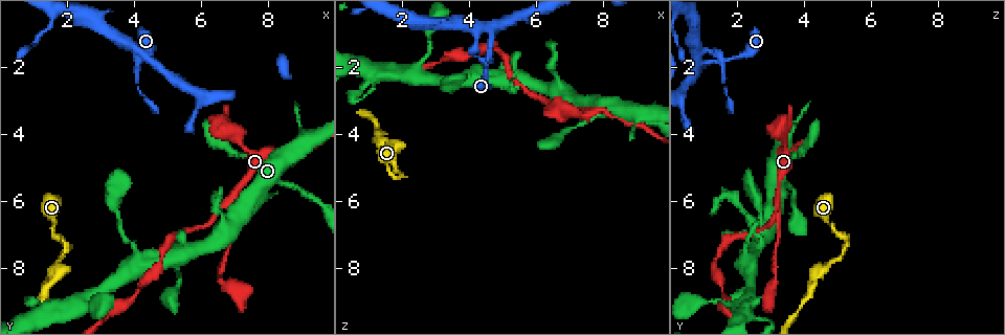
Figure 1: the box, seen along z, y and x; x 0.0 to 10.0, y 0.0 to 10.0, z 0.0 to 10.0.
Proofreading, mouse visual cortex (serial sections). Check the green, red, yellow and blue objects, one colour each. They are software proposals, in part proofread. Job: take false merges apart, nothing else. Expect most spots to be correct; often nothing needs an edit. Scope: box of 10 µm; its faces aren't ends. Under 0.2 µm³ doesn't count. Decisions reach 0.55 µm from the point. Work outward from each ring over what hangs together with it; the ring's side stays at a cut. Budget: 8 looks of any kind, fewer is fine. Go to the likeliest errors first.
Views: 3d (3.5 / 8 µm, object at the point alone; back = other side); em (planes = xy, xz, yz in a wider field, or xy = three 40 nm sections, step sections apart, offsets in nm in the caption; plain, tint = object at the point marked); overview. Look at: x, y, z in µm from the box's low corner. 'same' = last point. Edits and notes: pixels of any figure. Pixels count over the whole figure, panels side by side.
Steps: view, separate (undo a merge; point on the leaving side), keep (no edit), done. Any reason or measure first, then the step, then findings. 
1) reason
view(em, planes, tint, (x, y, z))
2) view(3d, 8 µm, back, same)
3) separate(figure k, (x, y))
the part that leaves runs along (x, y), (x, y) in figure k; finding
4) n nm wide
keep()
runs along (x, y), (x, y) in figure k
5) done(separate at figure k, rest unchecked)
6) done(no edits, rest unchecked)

sharp bend
view(3d, 3.5 µm, (2.00, 7.40, 5.20))

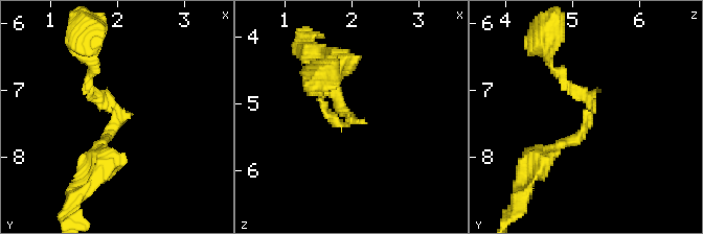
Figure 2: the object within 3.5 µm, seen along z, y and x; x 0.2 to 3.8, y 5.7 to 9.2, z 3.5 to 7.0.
view(em, xy, step 5, tint, (2.00, 7.40, 5.25))

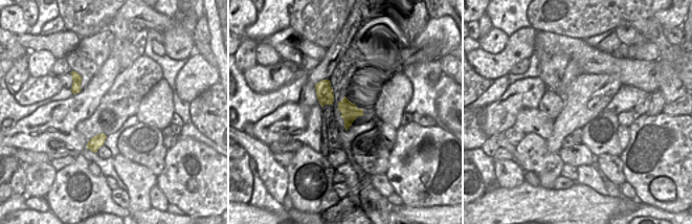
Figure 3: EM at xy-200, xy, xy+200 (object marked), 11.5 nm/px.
separate(figure 2, (338, 97))
the part that leaves runs along (592, 111), (573, 140), (530, 169) in figure 2; two cells meet here

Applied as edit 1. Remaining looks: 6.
view(3d, 3.5 µm, (4.60, 1.90, 0.95))

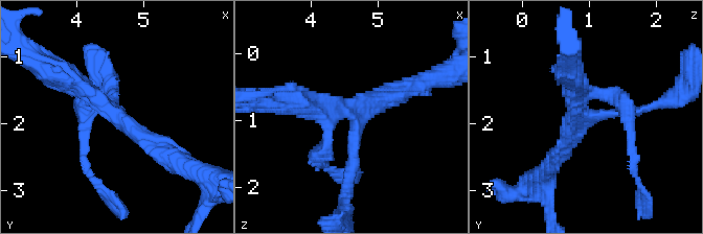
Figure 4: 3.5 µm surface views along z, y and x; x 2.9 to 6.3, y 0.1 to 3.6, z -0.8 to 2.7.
need the tissue
view(em, xy, step 2, tint, (4.65, 1.85, 0.95))

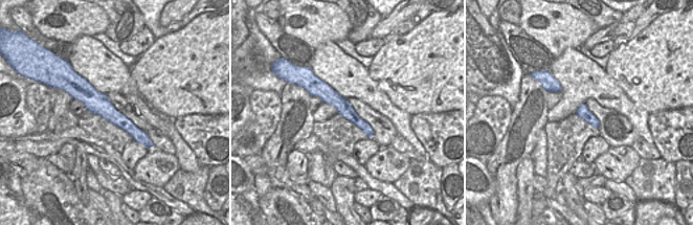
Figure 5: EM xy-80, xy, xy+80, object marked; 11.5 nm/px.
170 nm wide
keep()
runs along (346, 180), (357, 118), (298, 102) in figure 4; continuous, no second cell

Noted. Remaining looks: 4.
arms part here
view(3d, 3.5 µm, (6.90, 6.00, 3.25))

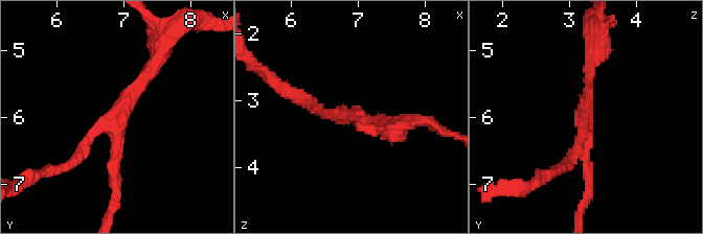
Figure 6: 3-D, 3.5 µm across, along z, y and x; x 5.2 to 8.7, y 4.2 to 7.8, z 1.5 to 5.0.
view(em, xy, step 3, tint, (6.85, 6.00, 3.30))

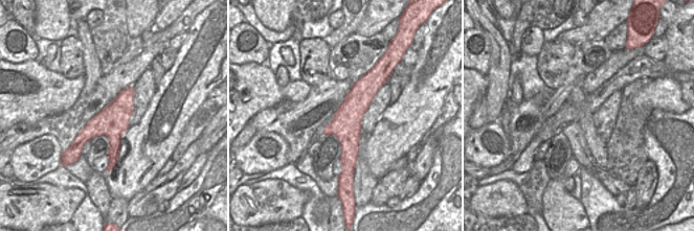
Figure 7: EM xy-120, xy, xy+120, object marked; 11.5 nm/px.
keep()
runs along (158, 57), (71, 163) in figure 6; continuous, no second cell

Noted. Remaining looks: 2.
done(separate at figure 2, rest unchecked)

